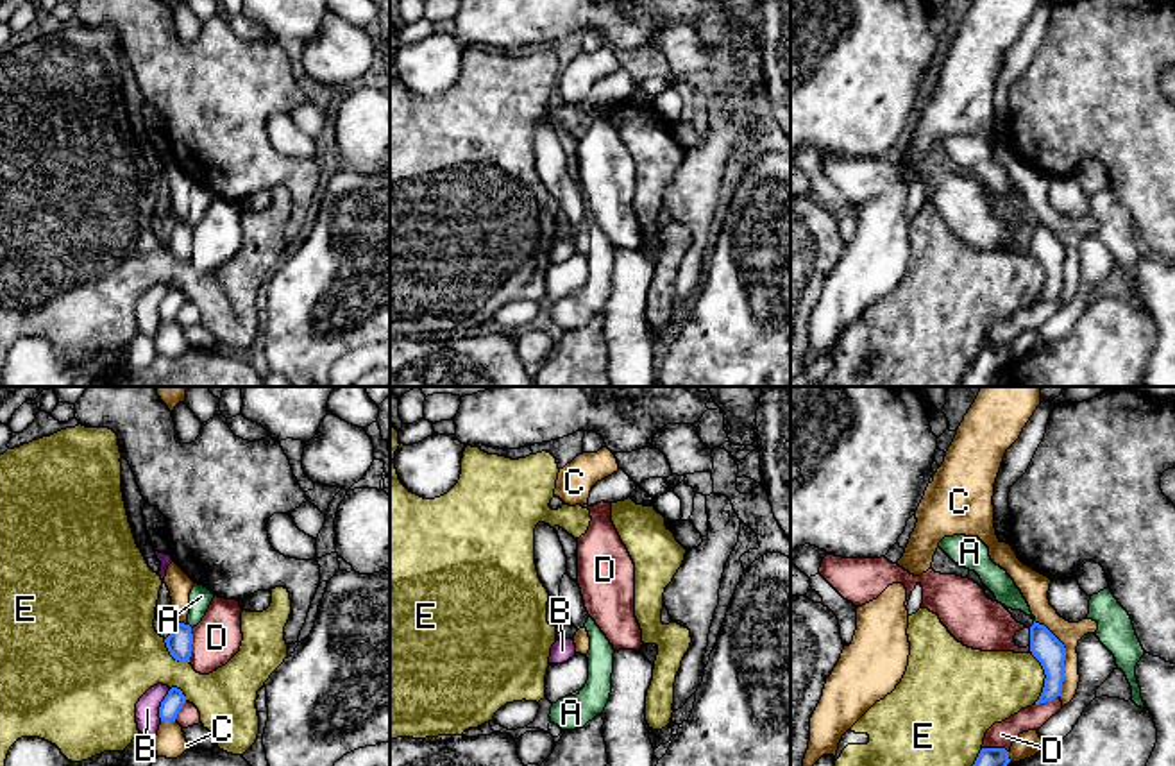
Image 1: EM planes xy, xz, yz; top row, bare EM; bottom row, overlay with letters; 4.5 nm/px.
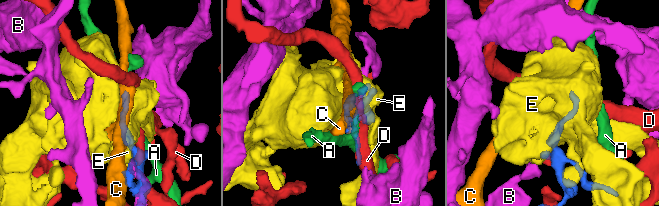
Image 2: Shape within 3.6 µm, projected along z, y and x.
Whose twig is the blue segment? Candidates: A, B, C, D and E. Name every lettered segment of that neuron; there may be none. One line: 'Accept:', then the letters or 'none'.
Accept: none

